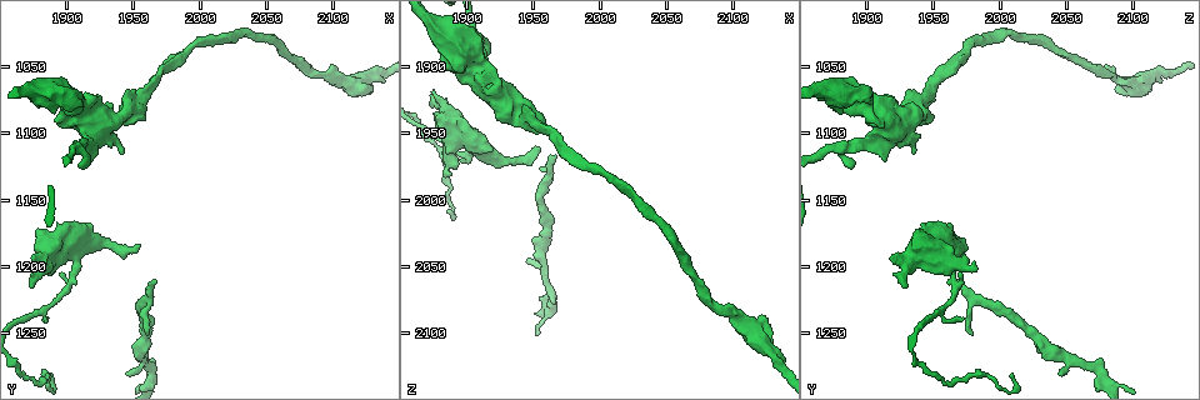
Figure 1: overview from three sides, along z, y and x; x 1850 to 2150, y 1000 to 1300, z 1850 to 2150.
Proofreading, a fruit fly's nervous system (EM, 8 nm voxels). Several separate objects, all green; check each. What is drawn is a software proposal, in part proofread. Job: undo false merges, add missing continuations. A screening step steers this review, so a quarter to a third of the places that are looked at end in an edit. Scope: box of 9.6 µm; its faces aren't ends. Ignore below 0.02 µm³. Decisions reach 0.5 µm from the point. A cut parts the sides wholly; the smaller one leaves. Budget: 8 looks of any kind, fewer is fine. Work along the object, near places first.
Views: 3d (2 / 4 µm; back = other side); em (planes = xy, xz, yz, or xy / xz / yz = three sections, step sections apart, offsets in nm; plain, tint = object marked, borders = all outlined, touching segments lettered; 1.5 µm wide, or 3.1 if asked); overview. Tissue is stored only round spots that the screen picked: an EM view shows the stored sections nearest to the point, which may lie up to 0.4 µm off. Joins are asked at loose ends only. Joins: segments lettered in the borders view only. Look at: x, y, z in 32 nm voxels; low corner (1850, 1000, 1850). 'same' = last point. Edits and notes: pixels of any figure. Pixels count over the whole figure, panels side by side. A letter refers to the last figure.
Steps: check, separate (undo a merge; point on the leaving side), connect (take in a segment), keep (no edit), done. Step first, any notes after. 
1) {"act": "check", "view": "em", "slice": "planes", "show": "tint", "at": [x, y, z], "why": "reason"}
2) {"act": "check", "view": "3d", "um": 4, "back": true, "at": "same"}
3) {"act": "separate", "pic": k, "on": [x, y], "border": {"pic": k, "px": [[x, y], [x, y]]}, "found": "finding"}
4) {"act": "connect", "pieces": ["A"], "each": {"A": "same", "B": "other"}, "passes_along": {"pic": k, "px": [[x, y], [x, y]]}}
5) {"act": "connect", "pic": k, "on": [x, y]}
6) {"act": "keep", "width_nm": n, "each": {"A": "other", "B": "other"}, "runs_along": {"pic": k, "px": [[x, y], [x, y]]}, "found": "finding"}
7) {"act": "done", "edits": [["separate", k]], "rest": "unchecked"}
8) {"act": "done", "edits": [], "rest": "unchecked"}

{"act": "check", "view": "3d", "um": 4, "back": true, "at": [1920, 1102, 1910], "why": "thick turns thin"}

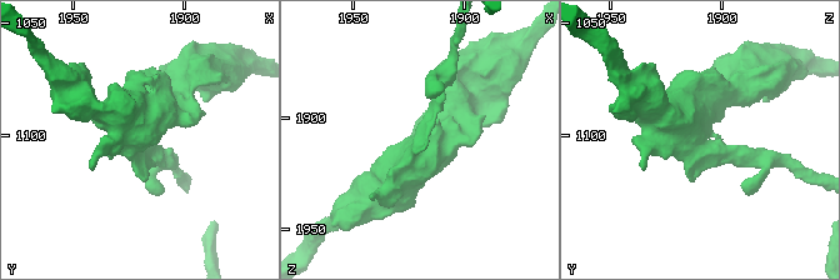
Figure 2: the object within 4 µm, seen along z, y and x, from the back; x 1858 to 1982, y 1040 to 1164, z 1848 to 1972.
{"act": "check", "view": "em", "slice": "planes", "show": "borders", "at": [1921, 1102, 1912]}

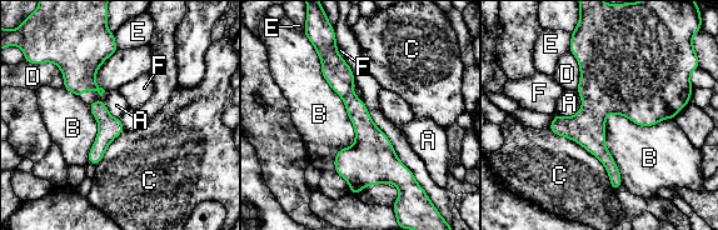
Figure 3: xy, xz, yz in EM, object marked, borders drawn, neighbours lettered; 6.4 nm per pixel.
{"act": "keep", "each": {"A": "other", "B": "other", "C": "other", "D": "other", "E": "other", "F": "other"}, "border": {"pic": 3, "px": [[577, 90], [582, 106], [556, 113]]}, "found": "one neuron here"}

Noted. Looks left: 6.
{"act": "check", "view": "em", "slice": "planes", "show": "plain", "at": [1956, 1184, 1962]}

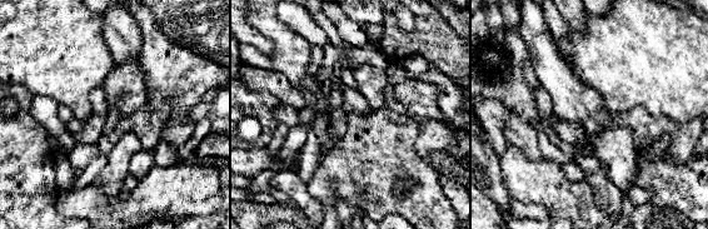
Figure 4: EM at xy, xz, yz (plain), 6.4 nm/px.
{"act": "check", "view": "em", "slice": "planes", "show": "borders", "at": "same", "why": "what lies round it"}

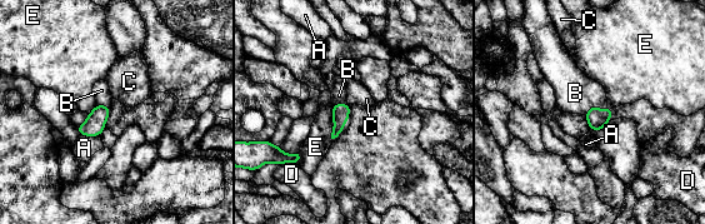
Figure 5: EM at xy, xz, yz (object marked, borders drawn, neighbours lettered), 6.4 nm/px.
{"act": "connect", "pieces": ["B"], "width_nm": 110, "each": {"A": "other", "B": "same", "C": "other", "D": "other", "E": "other"}, "passes_along": {"pic": 5, "px": [[598, 119], [595, 106], [575, 93]]}, "found": "it goes on there"}

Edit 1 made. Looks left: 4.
{"act": "check", "view": "overview"}

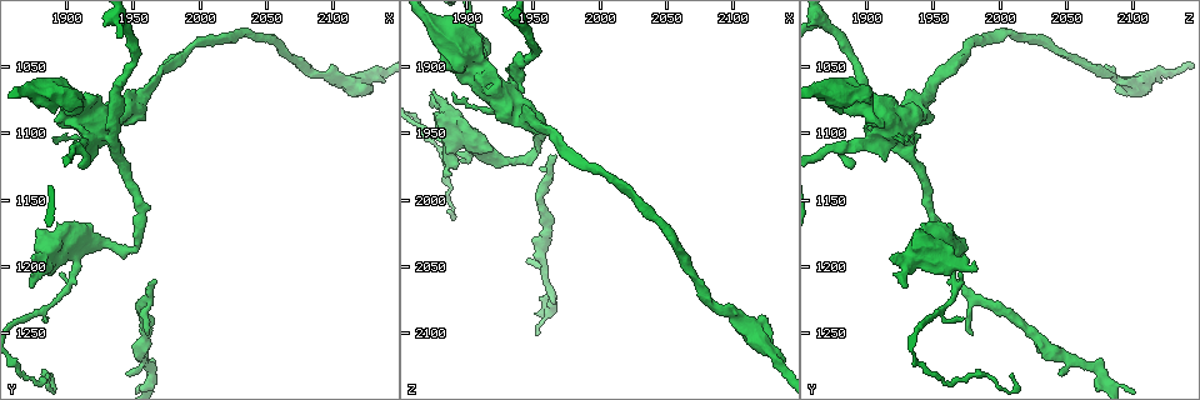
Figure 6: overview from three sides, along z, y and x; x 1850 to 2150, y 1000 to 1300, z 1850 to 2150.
{"act": "check", "view": "em", "slice": "xy", "step": 4, "show": "tint", "at": [2134, 1054, 2124], "why": "sudden change in width"}

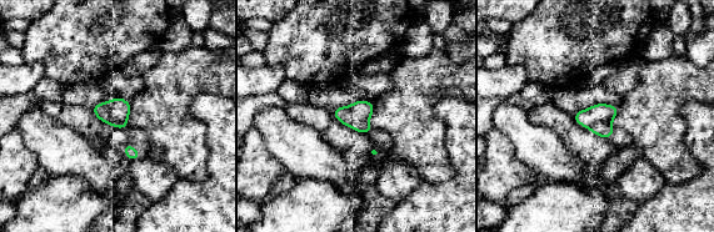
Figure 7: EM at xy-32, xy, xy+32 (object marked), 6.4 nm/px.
{"act": "check", "view": "em", "slice": "planes", "show": "tint", "at": "same", "why": "cut it another way"}

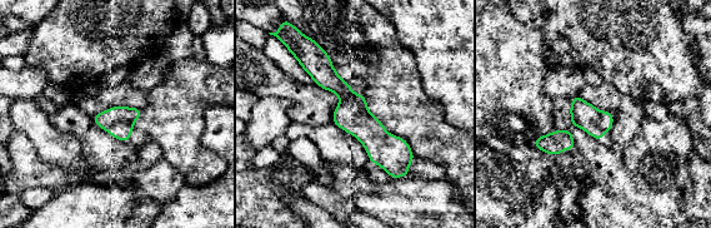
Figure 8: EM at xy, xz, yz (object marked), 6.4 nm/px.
{"act": "check", "view": "em", "slice": "planes", "show": "borders", "at": "same", "why": "see the neighbours"}

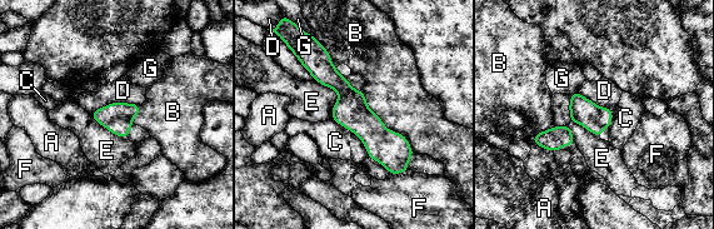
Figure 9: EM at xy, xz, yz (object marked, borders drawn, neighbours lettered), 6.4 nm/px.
{"act": "keep", "width_nm": 170, "each": {"A": "other", "B": "other", "C": "other", "D": "other", "E": "other", "F": "other", "G": "other"}, "found": "one neuron here"}

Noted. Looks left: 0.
{"act": "done", "edits": [["connect", 5]], "rest": "unchecked"}

